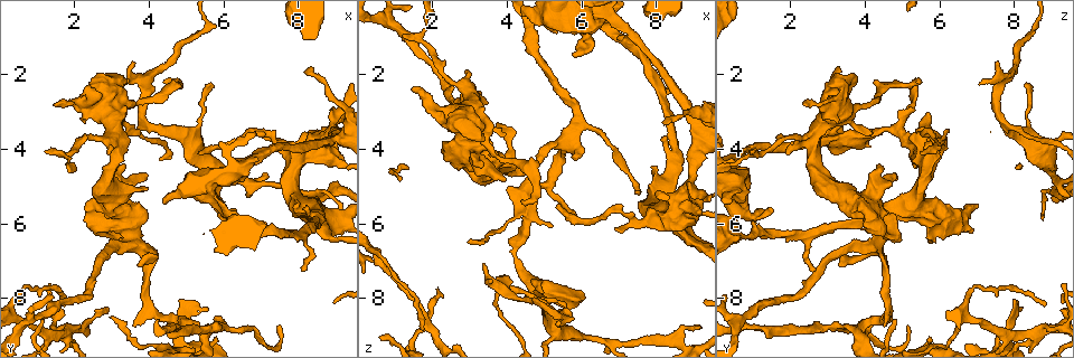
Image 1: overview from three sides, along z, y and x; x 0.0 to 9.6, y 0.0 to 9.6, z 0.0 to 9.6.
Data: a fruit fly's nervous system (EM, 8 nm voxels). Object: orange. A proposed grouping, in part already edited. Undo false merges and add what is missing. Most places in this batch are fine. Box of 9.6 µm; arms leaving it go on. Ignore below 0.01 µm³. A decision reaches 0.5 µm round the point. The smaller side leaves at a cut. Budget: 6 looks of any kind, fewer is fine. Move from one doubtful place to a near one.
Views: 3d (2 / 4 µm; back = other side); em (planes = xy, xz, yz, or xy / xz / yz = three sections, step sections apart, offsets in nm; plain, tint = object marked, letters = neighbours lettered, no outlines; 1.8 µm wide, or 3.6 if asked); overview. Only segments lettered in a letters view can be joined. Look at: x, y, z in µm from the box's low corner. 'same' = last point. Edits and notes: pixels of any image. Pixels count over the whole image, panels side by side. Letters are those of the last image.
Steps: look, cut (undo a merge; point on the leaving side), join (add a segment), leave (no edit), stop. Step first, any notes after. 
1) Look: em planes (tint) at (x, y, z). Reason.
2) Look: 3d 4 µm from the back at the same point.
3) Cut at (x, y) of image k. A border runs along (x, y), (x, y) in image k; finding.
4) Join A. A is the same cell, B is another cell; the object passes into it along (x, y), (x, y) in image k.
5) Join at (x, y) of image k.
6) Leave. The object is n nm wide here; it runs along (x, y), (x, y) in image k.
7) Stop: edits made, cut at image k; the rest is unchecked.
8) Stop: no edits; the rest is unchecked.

Look: em 3.6 µm yz step 16 (letters) at (6.10, 5.65, 0.65). Narrows sharply.

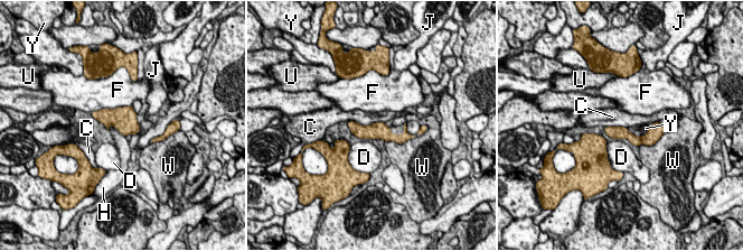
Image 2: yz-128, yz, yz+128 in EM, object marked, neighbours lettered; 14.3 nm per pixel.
Leave. C, D, F, H, J, U, W and Y are other cells; a border runs along (347, 121), (361, 124), (384, 123) in image 2; one neuron here.

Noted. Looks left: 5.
Look: 3d 4 µm at (8.95, 3.75, 2.95). Sharp bend.

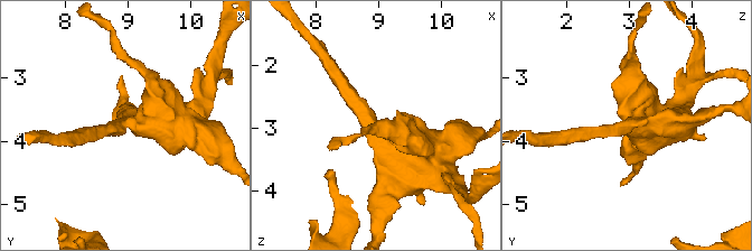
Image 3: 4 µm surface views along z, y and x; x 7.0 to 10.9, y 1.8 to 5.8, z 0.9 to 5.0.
Look: em yz step 8 (letters) at (8.90, 3.80, 2.95). 3 arms meet here; the arms are 220, 380, 440 nm wide.

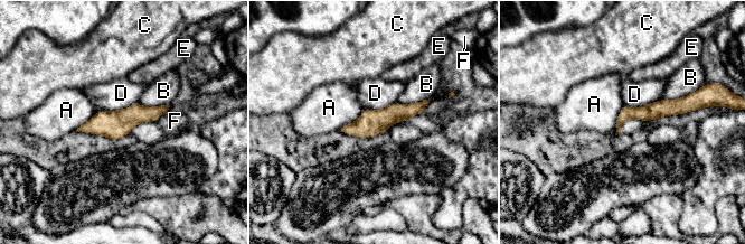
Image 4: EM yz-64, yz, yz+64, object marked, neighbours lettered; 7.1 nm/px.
Leave. A, B, C, D, E and F are other cells; it runs along (164, 108), (82, 129) in image 4; continuous, no second neuron.

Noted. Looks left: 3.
Look: em xz step 8 (tint) at (3.15, 3.70, 2.60). Sudden change in width.

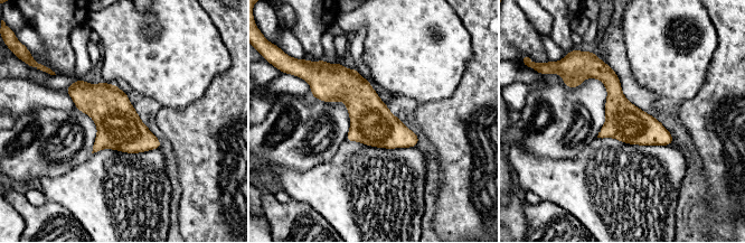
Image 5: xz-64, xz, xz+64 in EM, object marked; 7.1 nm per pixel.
Look: em xz step 8 (letters) at the same point. What lies round it.

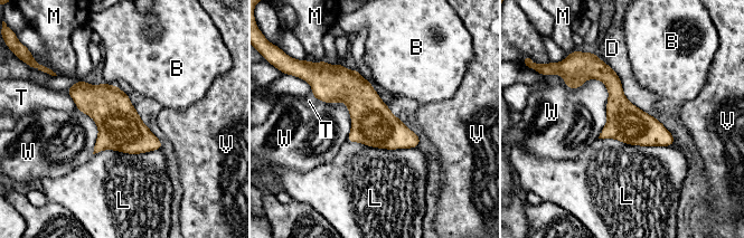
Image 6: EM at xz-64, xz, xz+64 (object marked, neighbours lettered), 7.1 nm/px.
Leave. B, D, L, M, T, V and W are other cells; all the same neuron.

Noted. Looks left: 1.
Stop: no edits; the rest is unchecked.

